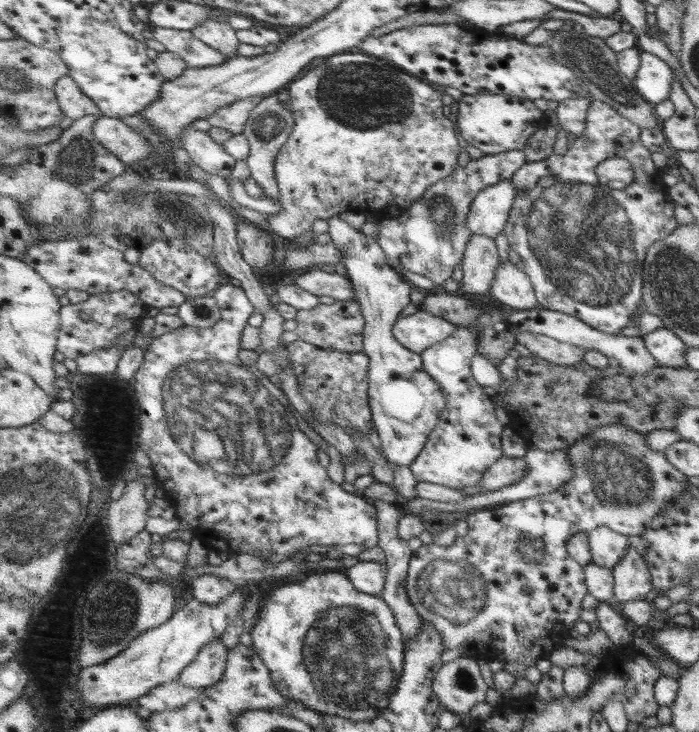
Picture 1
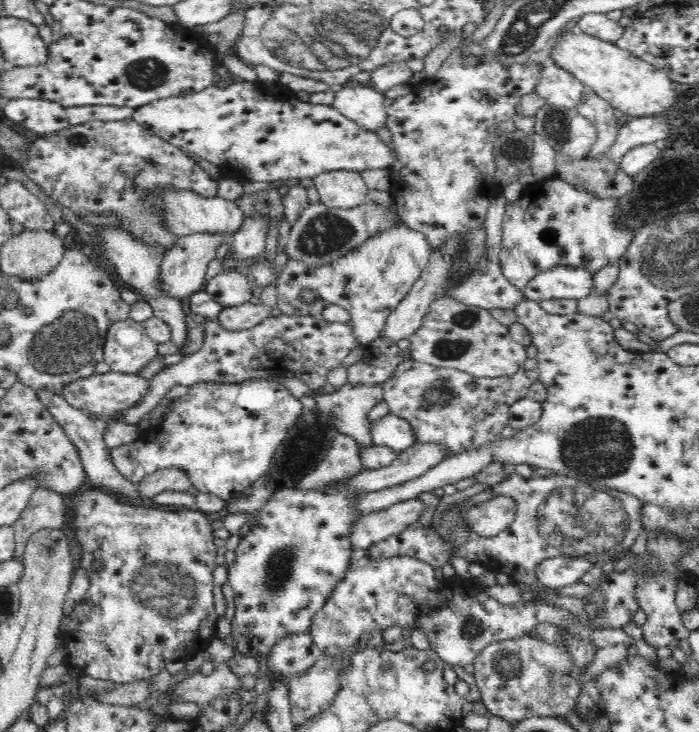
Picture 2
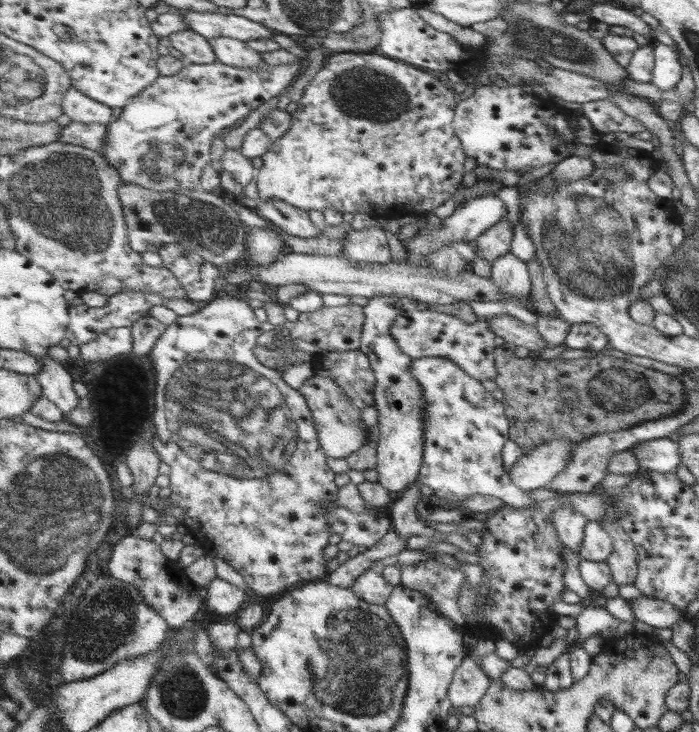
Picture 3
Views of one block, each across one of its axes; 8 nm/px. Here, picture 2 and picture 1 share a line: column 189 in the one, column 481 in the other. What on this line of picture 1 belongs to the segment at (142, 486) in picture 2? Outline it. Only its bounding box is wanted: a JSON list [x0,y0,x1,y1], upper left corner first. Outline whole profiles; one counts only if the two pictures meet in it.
[479,456,527,491]

